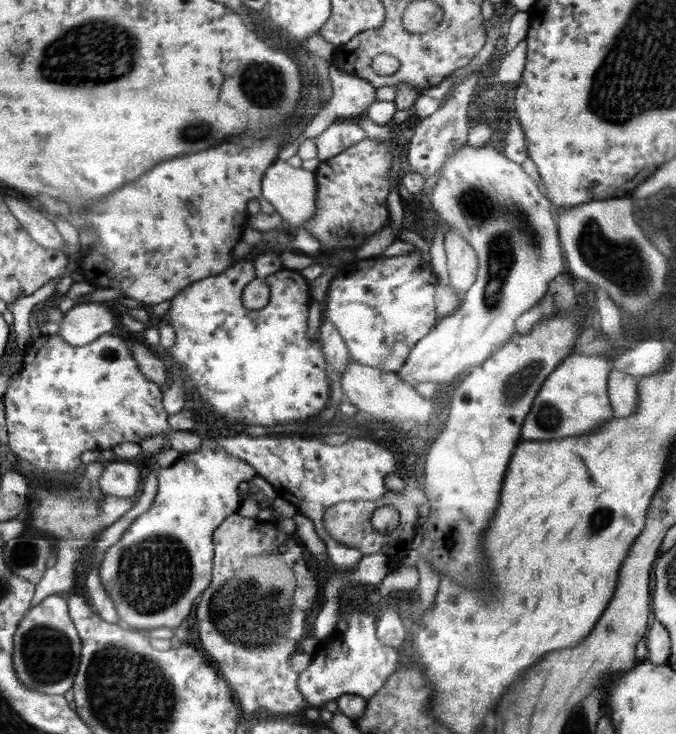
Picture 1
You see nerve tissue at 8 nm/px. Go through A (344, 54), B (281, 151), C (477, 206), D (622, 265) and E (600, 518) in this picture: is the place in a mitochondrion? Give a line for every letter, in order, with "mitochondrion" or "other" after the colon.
A: other
B: other
C: mitochondrion
D: mitochondrion
E: mitochondrion

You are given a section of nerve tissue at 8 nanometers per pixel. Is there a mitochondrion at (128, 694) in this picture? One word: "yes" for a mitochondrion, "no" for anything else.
yes

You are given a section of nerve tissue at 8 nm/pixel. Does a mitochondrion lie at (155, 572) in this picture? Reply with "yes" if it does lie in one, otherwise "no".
yes

